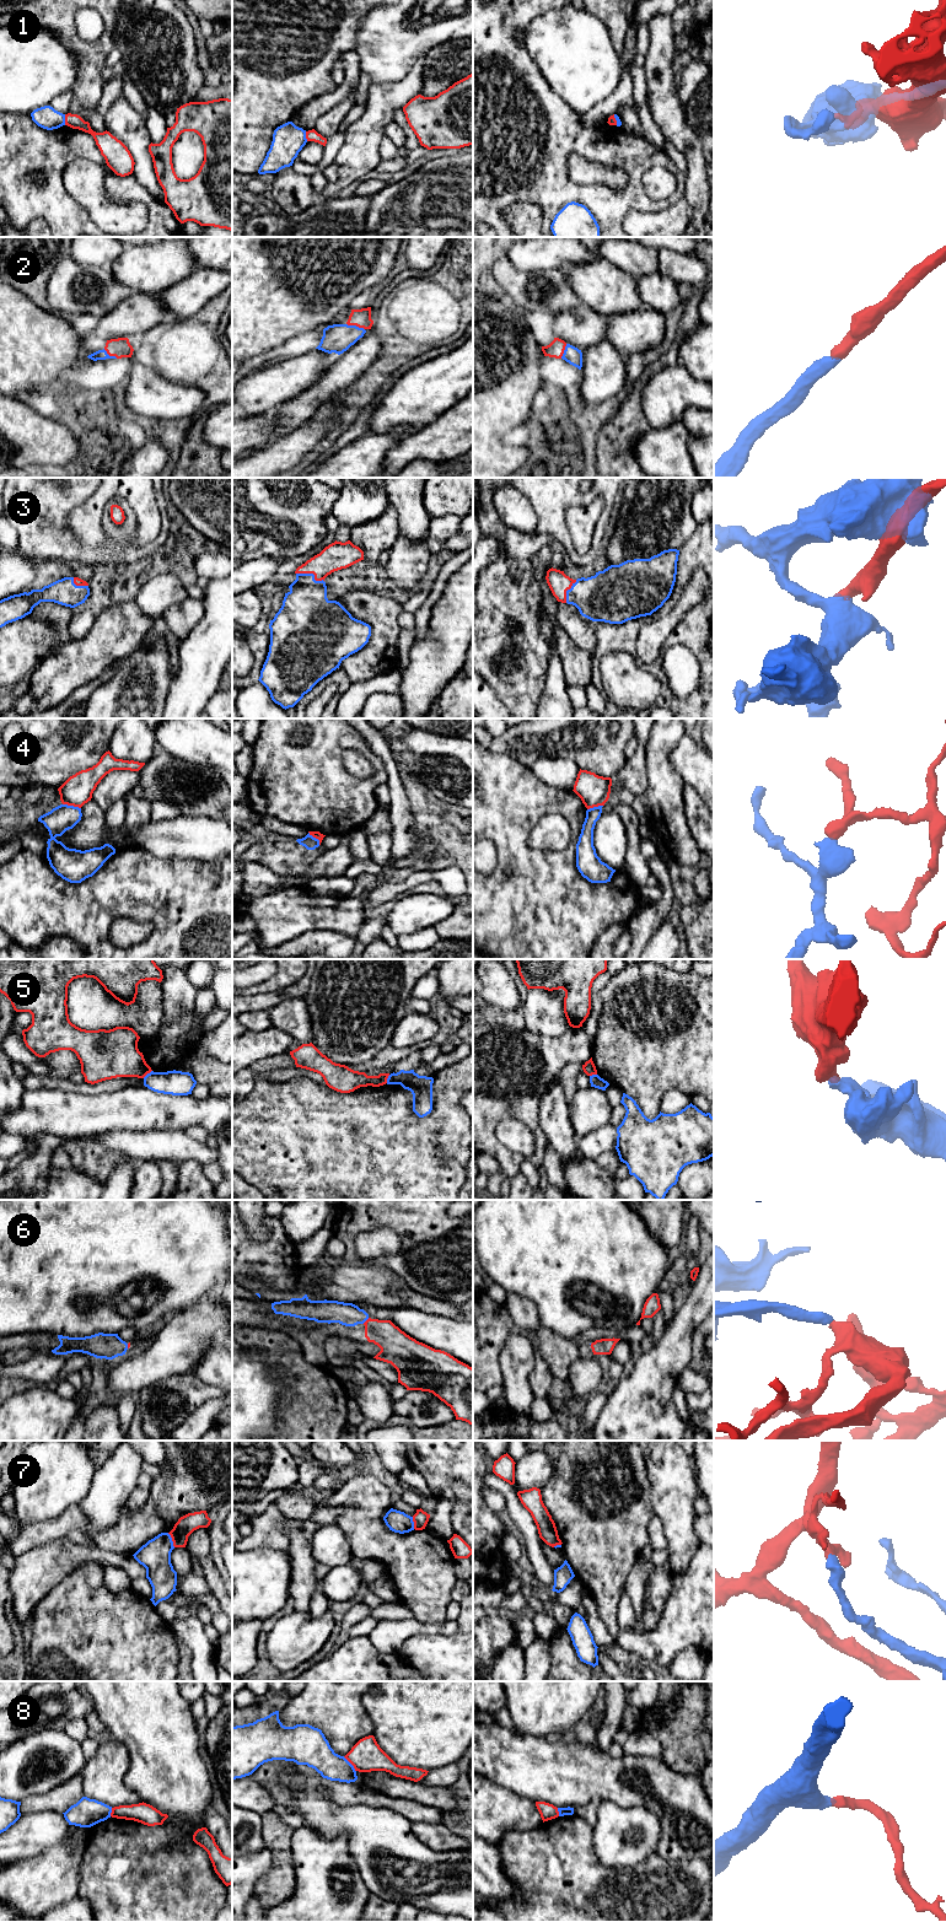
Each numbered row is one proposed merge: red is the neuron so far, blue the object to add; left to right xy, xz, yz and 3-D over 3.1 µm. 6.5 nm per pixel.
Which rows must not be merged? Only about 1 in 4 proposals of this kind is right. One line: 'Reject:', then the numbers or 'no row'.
Reject: 1, 4, 5, 7, 8

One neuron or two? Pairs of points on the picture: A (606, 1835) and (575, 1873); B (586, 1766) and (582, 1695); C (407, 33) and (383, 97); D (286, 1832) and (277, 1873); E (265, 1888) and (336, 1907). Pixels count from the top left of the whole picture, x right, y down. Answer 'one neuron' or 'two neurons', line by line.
A: two neurons
B: two neurons
C: two neurons
D: one neuron
E: two neurons

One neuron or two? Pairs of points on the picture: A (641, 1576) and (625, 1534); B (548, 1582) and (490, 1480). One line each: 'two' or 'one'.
A: two
B: one

